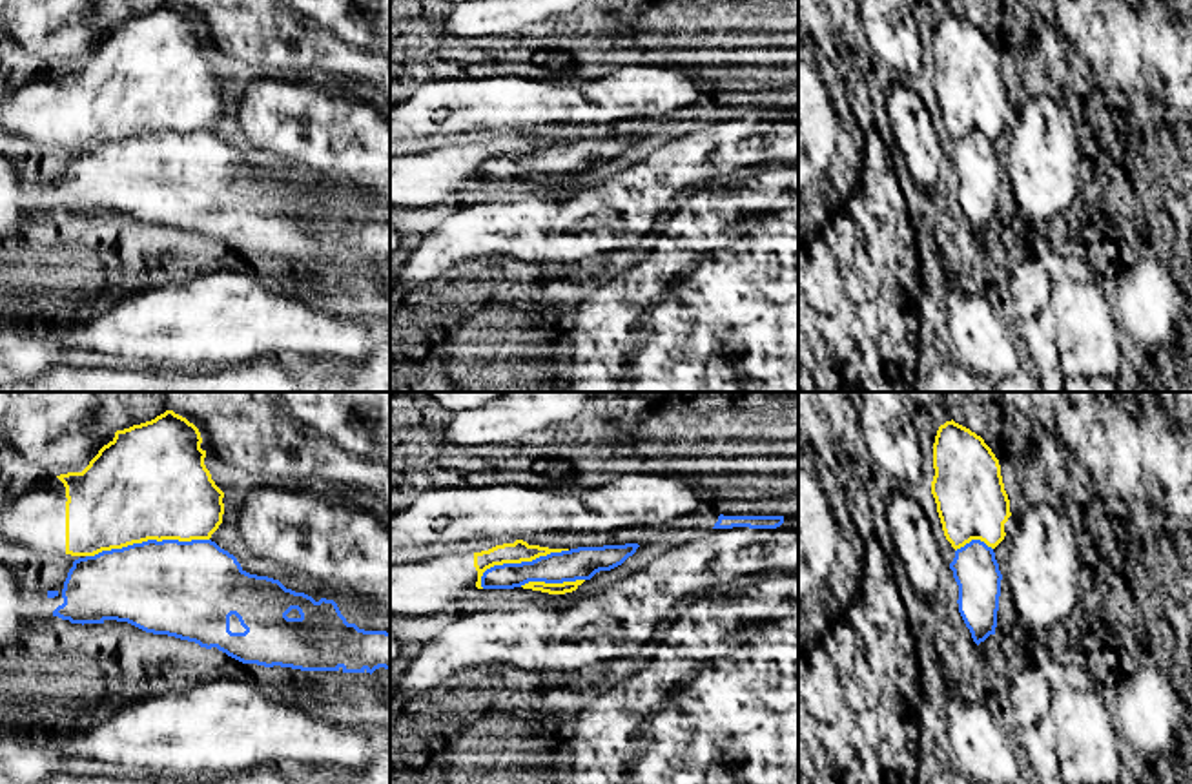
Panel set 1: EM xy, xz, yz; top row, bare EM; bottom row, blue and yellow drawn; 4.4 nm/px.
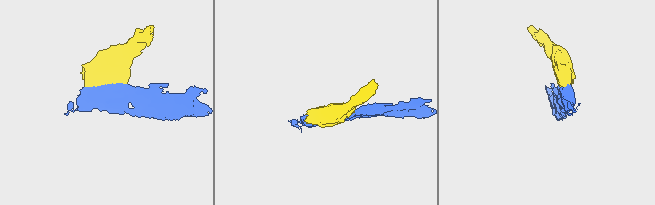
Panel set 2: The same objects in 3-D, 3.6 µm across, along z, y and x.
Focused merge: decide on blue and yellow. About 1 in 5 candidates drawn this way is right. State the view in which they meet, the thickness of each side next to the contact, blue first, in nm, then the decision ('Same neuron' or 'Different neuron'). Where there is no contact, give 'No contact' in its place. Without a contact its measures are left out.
Touches blue in xy. Thickness 420 nm (blue) against 500 nm. Different neuron

